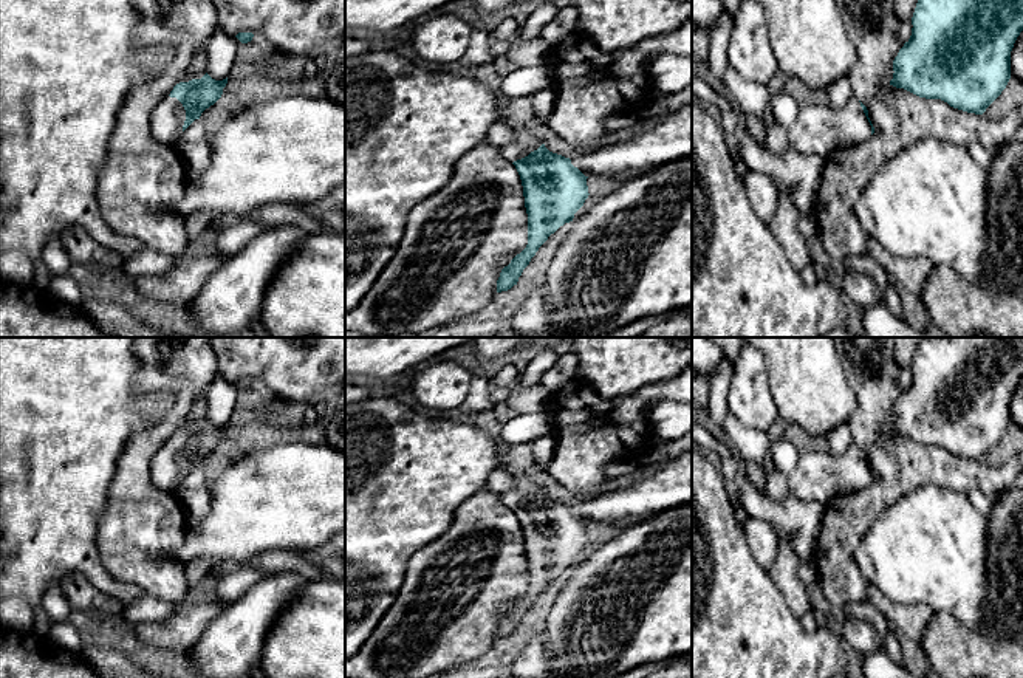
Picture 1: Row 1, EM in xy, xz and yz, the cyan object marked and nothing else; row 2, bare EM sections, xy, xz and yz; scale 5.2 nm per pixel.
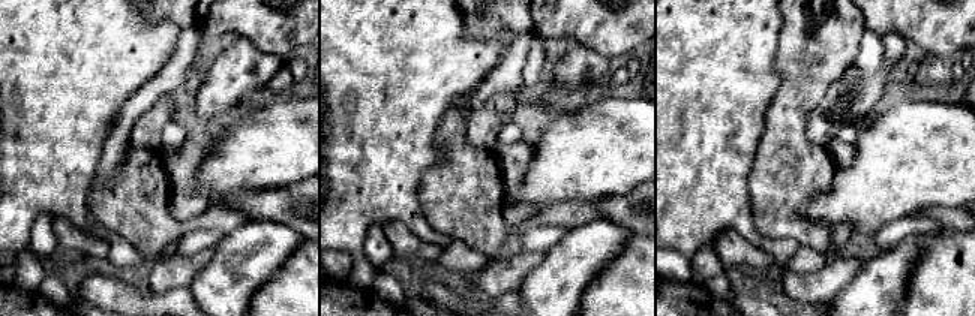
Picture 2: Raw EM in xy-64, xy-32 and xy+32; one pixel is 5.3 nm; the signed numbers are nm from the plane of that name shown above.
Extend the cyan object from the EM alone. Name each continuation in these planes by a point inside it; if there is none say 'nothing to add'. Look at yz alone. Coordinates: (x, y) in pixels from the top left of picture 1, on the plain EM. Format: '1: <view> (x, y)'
1: yz (821, 477)

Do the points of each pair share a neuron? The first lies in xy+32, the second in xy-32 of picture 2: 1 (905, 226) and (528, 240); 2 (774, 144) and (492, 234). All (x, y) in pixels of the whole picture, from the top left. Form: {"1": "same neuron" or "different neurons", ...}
{"1": "same neuron", "2": "same neuron"}

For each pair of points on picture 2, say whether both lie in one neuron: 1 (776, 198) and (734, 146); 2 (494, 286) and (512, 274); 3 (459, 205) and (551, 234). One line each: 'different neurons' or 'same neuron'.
1: different neurons
2: same neuron
3: different neurons

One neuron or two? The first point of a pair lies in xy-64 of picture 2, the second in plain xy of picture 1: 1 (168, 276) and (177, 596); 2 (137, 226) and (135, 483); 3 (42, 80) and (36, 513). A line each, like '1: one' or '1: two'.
1: two
2: one
3: one

